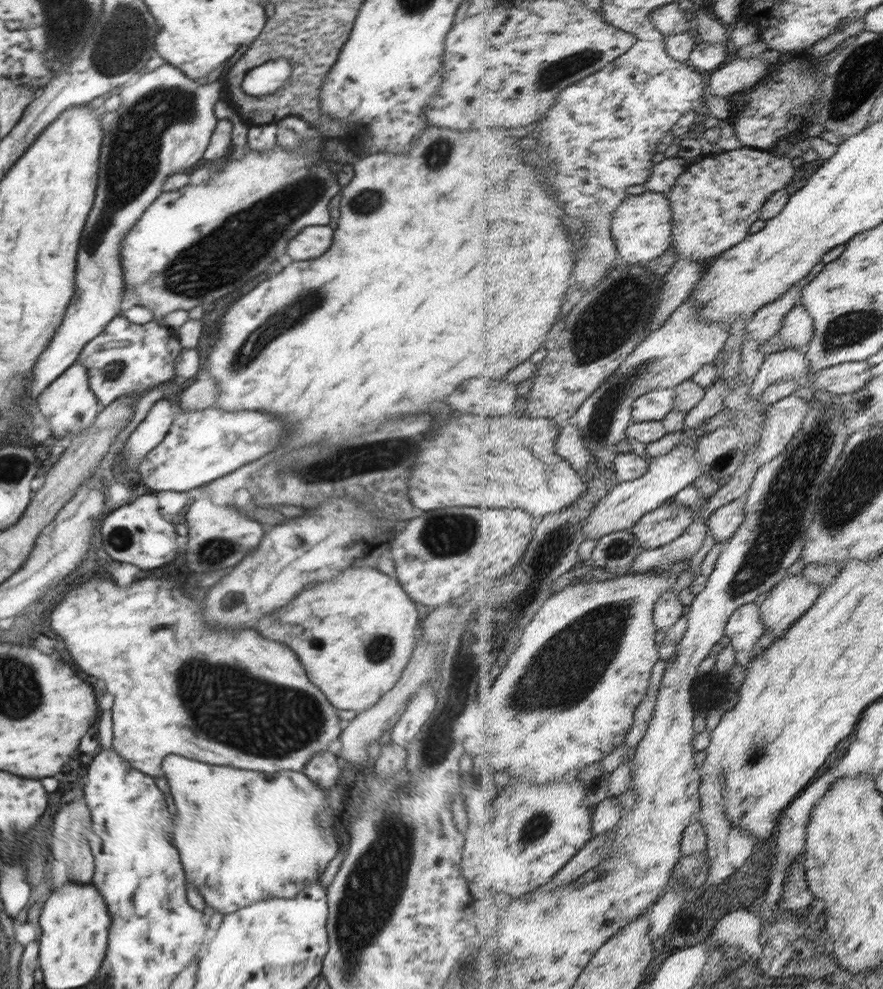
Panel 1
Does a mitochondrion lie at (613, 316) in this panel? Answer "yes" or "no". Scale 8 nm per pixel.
yes

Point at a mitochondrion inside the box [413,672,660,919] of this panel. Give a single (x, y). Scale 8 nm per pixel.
(539, 823)

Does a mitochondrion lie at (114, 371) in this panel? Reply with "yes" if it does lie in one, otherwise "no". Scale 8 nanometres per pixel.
yes

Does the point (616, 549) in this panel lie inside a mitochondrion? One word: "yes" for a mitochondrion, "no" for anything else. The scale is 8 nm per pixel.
yes

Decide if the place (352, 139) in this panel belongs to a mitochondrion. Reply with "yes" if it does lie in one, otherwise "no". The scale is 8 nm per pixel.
no

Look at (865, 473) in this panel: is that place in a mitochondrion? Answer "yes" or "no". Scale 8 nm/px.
yes

